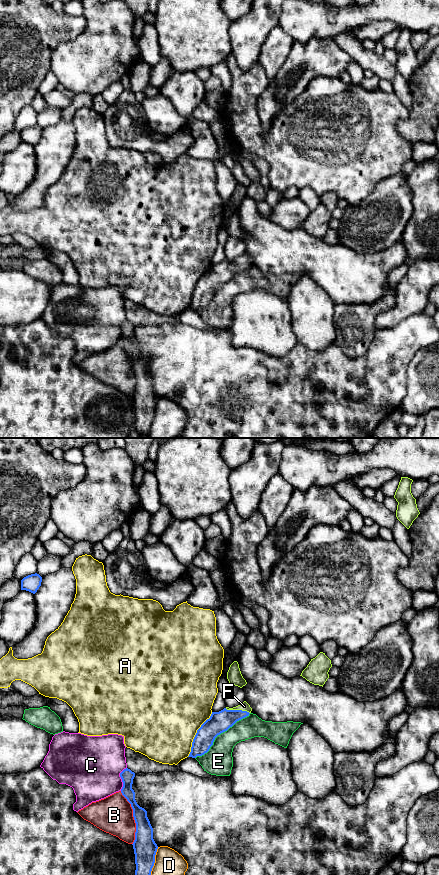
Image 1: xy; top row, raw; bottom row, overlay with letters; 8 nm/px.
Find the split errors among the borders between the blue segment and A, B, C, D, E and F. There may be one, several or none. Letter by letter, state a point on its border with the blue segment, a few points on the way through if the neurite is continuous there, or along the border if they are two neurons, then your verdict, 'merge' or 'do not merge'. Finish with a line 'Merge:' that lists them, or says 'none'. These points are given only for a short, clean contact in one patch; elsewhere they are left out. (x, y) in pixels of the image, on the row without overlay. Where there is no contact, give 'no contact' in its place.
A: contact xy (196, 286); do not merge
B: contact xy (134, 370); do not merge
C: contact xy (121, 330); do not merge
D: contact xy (153, 417); do not merge
E: contact xy (220, 285); do not merge
F: contact xy (237, 262); way xy (219, 274), (237, 262), (244, 258); merge
Merge: F

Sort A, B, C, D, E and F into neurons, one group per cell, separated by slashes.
A / B / C / D / E / F

